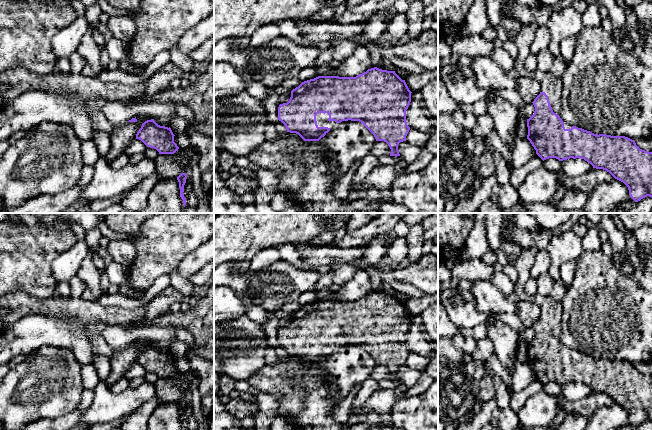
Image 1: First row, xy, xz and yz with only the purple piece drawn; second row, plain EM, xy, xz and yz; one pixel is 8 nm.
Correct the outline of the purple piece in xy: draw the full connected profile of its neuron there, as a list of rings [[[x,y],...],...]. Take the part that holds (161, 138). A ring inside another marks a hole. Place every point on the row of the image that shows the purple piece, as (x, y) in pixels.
[[[154,119],[145,121],[136,134],[147,147],[156,149],[159,154],[174,154],[179,147],[174,142],[174,134],[169,127],[158,125]]]

